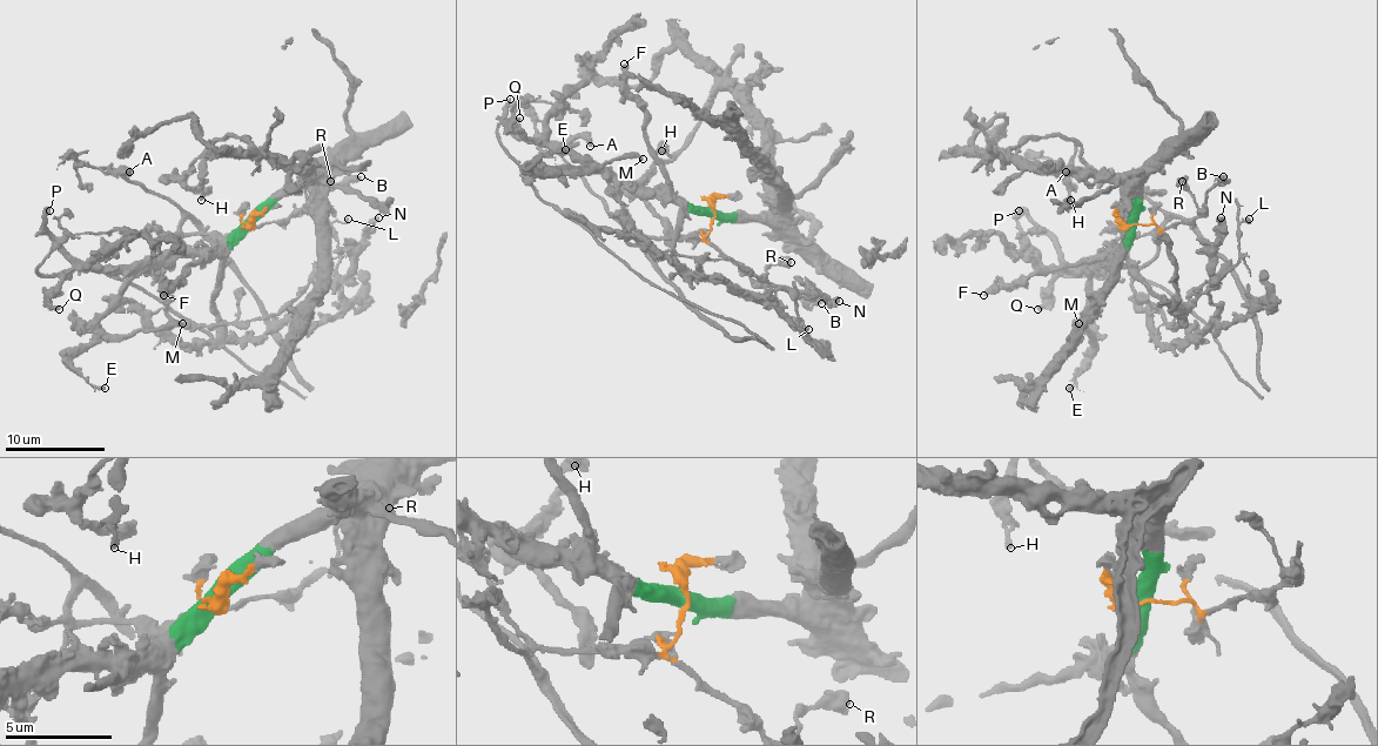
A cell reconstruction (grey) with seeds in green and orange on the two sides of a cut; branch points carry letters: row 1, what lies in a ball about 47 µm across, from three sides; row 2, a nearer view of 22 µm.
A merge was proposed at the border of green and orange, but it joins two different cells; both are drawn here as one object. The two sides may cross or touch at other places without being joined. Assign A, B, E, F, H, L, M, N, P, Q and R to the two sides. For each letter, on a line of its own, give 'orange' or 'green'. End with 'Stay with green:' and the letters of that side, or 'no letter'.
A: orange
B: orange
E: green
F: green
H: green
L: green
M: green
N: green
P: green
Q: green
R: orange
Stay with green: E, F, H, L, M, N, P, Q

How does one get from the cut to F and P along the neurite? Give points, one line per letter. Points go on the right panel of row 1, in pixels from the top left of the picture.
F: (1134, 224), (1111, 250), (1063, 268), (1034, 270), (1003, 288), (990, 288), (983, 295)
P: (1134, 224), (1101, 263), (1071, 266), (1063, 260), (1063, 253), (1019, 210)

